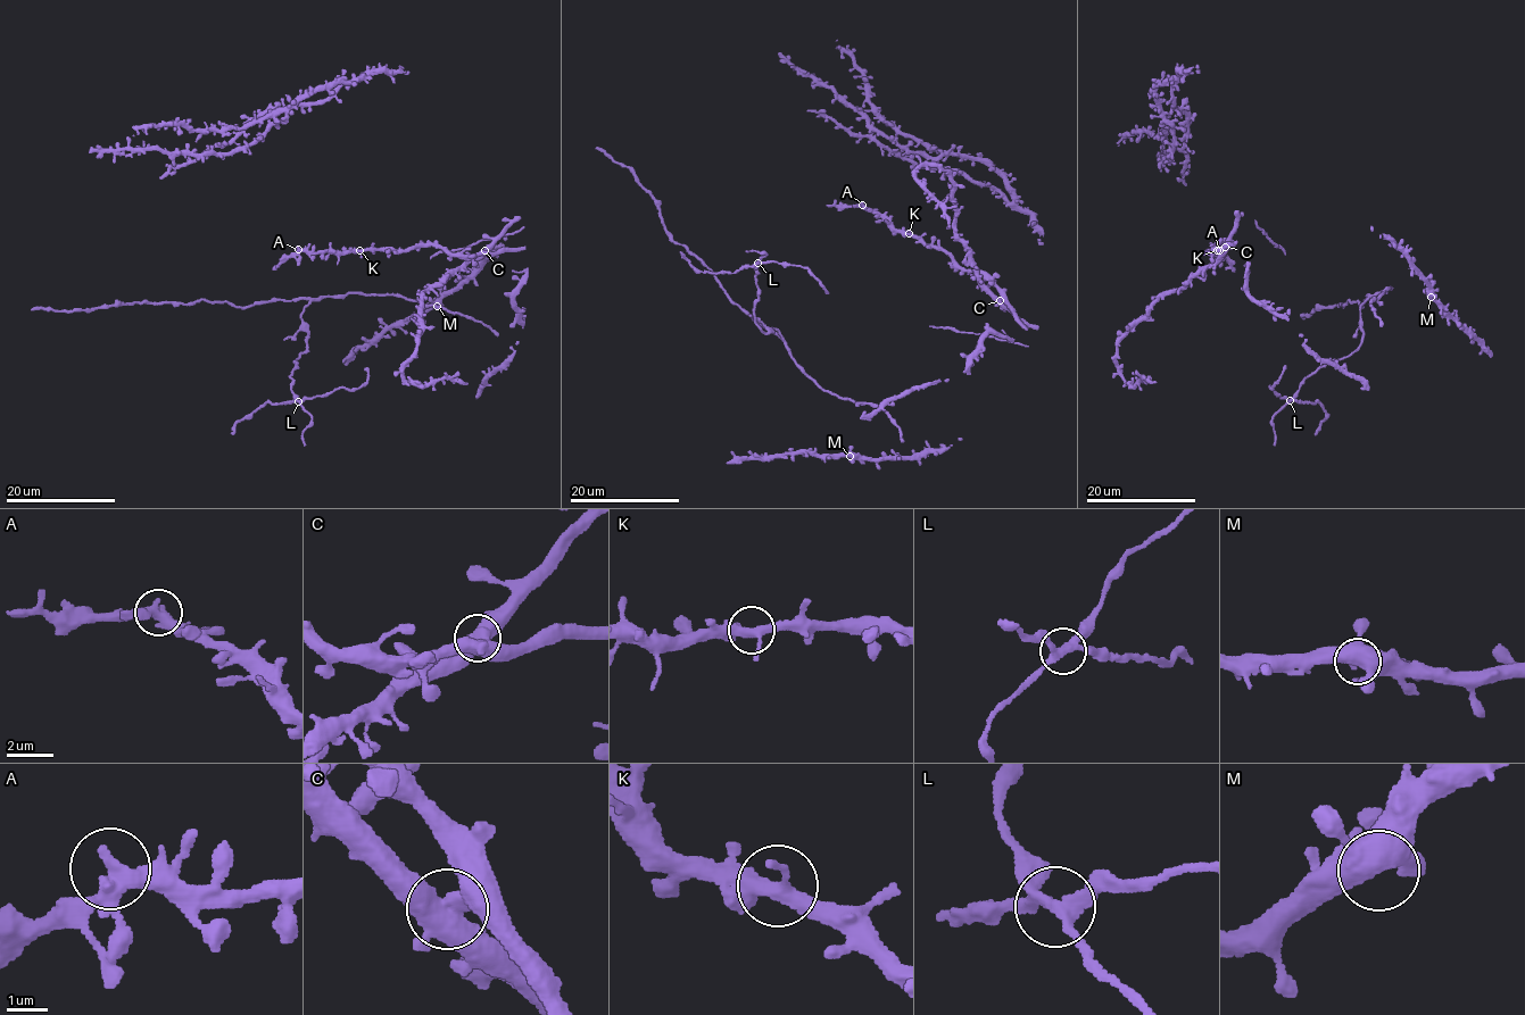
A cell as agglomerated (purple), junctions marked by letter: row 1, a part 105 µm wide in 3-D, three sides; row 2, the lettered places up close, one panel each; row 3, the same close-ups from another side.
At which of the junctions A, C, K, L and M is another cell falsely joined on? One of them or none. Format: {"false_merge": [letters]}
{"false_merge": ["L"]}

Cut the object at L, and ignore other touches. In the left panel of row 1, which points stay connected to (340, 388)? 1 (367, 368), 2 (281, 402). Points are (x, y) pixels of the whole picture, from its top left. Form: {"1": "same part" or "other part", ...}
{"1": "same part", "2": "same part"}

